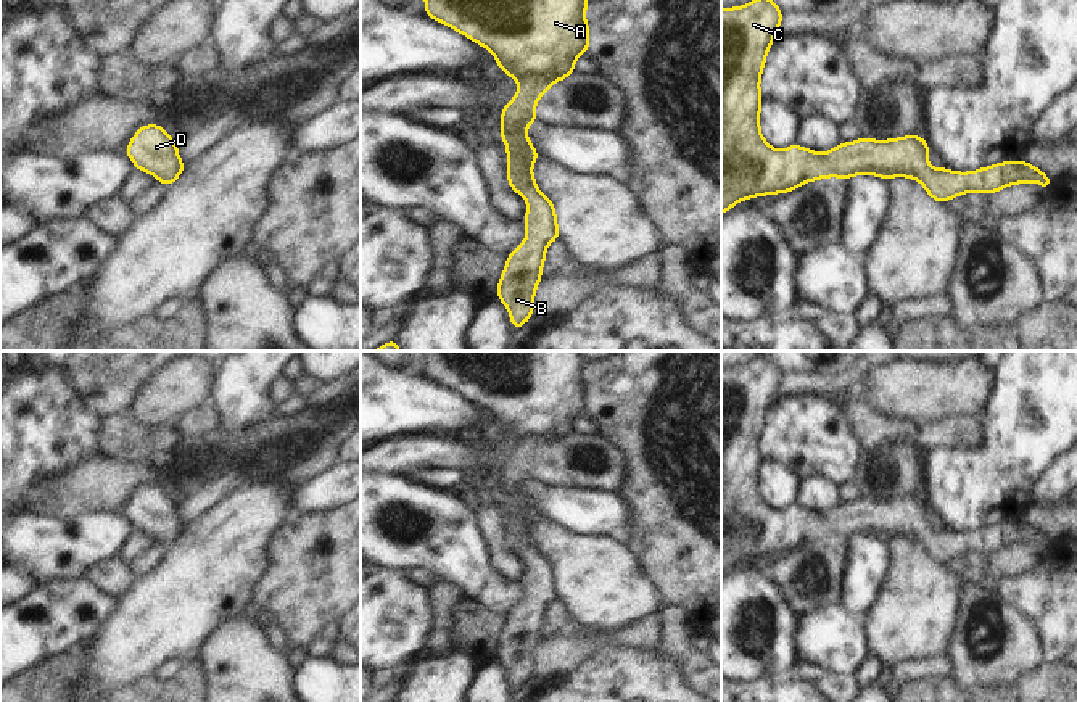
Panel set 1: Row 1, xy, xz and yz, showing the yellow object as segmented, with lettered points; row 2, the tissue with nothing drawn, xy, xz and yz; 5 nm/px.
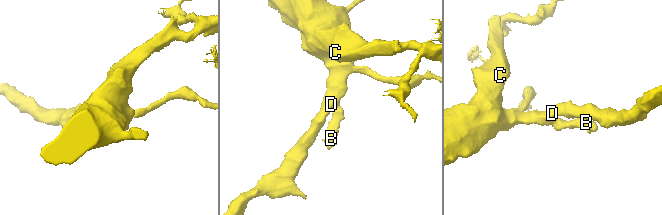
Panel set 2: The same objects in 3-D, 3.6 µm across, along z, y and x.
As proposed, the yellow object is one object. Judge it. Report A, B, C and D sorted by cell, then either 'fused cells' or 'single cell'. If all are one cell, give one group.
groups A B C D; single cell

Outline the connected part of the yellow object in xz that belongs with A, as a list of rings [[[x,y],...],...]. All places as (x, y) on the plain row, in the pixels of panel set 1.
[[[423,351],[423,357],[428,378],[488,409],[496,417],[496,425],[520,444],[517,456],[502,470],[501,498],[507,507],[509,547],[528,564],[523,578],[528,594],[507,617],[496,655],[507,667],[515,692],[533,678],[534,650],[543,639],[546,609],[560,599],[555,567],[539,552],[531,531],[541,517],[525,491],[538,480],[536,462],[554,443],[572,436],[575,420],[589,409],[589,388],[584,378],[589,361],[583,351]]]

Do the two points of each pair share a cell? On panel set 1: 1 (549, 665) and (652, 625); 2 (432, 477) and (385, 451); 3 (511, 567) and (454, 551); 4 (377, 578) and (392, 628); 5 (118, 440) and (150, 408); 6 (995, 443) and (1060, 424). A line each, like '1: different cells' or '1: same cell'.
1: same cell
2: different cells
3: different cells
4: same cell
5: different cells
6: same cell

